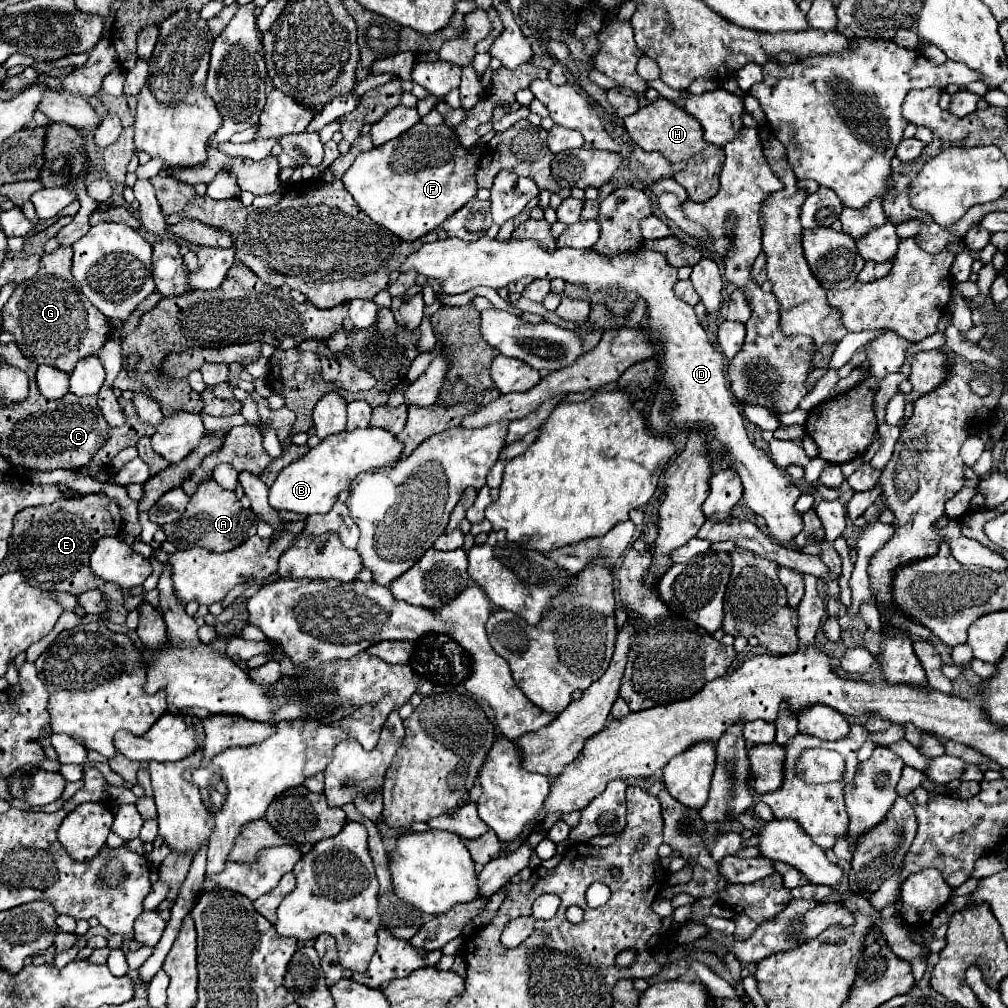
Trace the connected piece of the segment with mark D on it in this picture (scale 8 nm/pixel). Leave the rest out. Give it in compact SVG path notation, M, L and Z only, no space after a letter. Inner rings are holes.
M447 237L447 239L437 239L433 243L423 245L417 253L411 253L405 263L401 265L403 271L415 267L417 273L439 281L443 293L455 295L455 293L465 293L467 289L473 289L477 285L485 285L485 287L493 287L493 289L501 289L507 287L509 283L521 279L521 277L533 277L533 279L555 279L561 277L569 283L579 283L585 285L591 291L597 289L605 289L605 287L621 287L623 291L635 291L639 297L643 297L647 301L647 319L649 319L649 331L655 339L661 341L661 349L663 349L663 377L661 381L655 381L655 397L653 397L653 405L651 405L651 413L649 413L649 427L655 433L661 435L675 435L673 431L679 429L711 429L715 431L715 437L727 447L727 457L731 459L731 467L739 473L741 481L743 481L743 499L745 505L761 515L765 519L765 523L769 525L769 535L771 539L779 541L779 543L789 543L793 541L799 531L803 529L803 519L801 513L797 513L795 509L795 501L799 499L801 491L791 483L789 475L783 469L777 469L775 463L769 459L769 455L761 449L757 449L749 437L747 431L743 427L743 417L735 405L733 393L727 387L727 379L725 379L725 357L709 343L705 329L699 325L697 315L693 311L691 305L683 303L675 293L673 293L673 285L677 283L677 269L671 267L667 263L667 259L657 253L657 251L649 251L643 245L617 253L613 257L605 257L601 253L597 253L595 249L571 249L571 247L557 247L553 251L547 251L545 247L541 247L535 239L507 239L507 241L499 241L499 239L491 239L491 237L479 237L475 241L463 241L457 237Z

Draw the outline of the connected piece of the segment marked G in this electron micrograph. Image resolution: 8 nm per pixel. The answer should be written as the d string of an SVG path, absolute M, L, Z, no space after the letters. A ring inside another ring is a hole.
M71 247L43 255L37 275L53 279L23 281L3 307L3 329L15 335L19 349L37 365L51 365L71 373L77 361L95 355L111 337L109 319L83 295L71 273ZM47 281L47 283L45 283Z

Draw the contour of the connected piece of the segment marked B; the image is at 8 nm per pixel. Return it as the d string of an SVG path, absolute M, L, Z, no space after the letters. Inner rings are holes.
M379 427L343 431L325 437L317 447L313 447L305 457L293 461L285 467L269 489L269 505L273 509L285 509L293 513L329 513L341 491L349 489L351 481L361 471L373 471L379 467L389 467L401 459L403 443L389 431Z

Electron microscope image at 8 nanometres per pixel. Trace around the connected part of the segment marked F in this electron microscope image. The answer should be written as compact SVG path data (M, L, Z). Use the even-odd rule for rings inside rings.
M415 125L407 133L381 147L361 153L343 177L345 189L375 223L403 241L415 241L437 229L449 215L461 209L477 193L477 157L467 151L447 125ZM433 161L445 161L433 167Z

